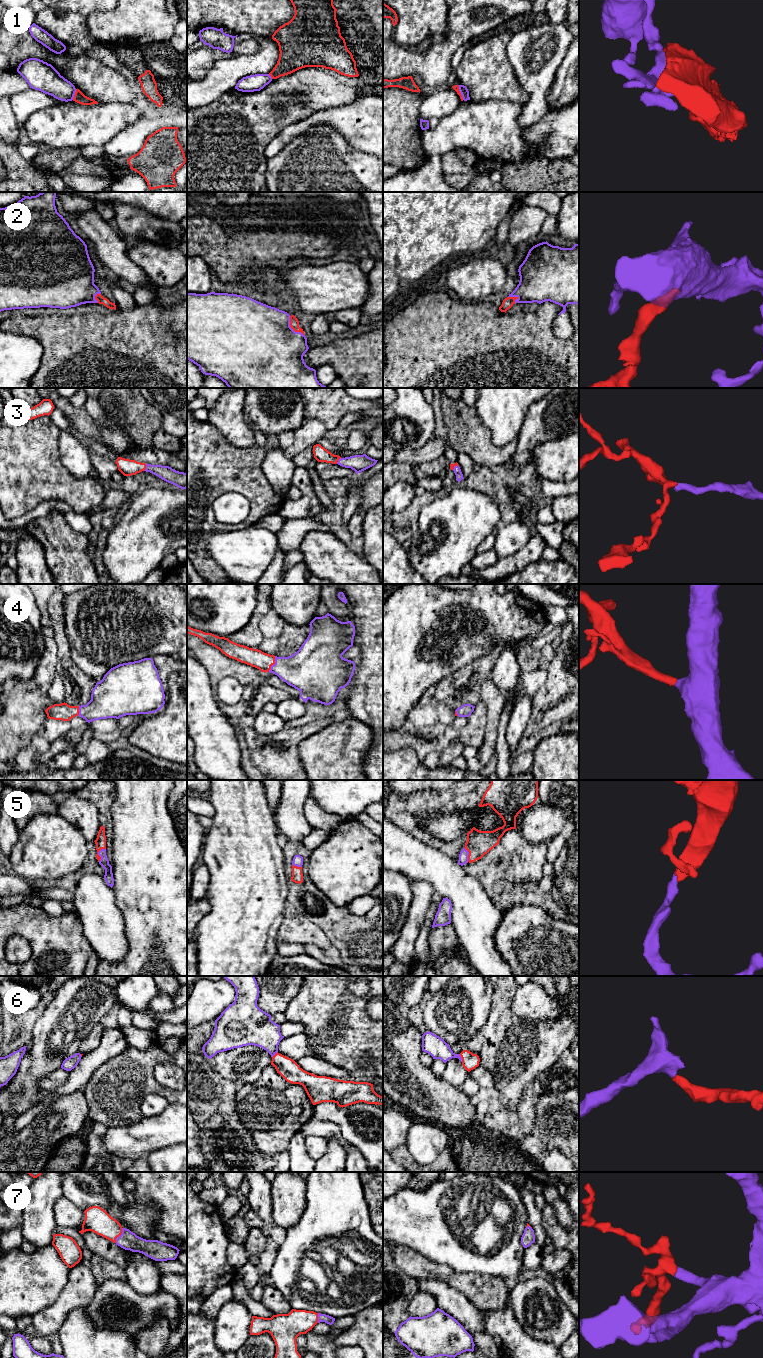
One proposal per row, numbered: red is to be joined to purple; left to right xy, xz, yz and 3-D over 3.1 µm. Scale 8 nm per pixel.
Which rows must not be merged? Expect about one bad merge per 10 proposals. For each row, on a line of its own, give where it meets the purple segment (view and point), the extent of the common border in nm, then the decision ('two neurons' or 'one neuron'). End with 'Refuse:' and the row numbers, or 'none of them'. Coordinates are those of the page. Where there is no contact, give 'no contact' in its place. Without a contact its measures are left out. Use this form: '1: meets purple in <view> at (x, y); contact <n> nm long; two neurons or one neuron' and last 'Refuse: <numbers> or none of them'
1: meets purple in yz at (460, 92); contact 130 nm long; two neurons
2: meets purple in xz at (291, 328); contact 200 nm long; one neuron
3: meets purple in xy at (146, 467); contact 60 nm long; one neuron
4: meets purple in xz at (274, 664); contact 140 nm long; one neuron
5: meets purple in xy at (98, 853); contact 130 nm long; one neuron
6: meets purple in yz at (461, 1058); contact 70 nm long; one neuron
7: meets purple in xy at (120, 1235); contact 130 nm long; one neuron
Refuse: 1

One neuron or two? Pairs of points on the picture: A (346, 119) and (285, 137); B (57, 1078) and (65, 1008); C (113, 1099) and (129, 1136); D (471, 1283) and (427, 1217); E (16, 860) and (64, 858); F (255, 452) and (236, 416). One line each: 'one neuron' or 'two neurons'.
A: one neuron
B: two neurons
C: two neurons
D: two neurons
E: one neuron
F: two neurons

